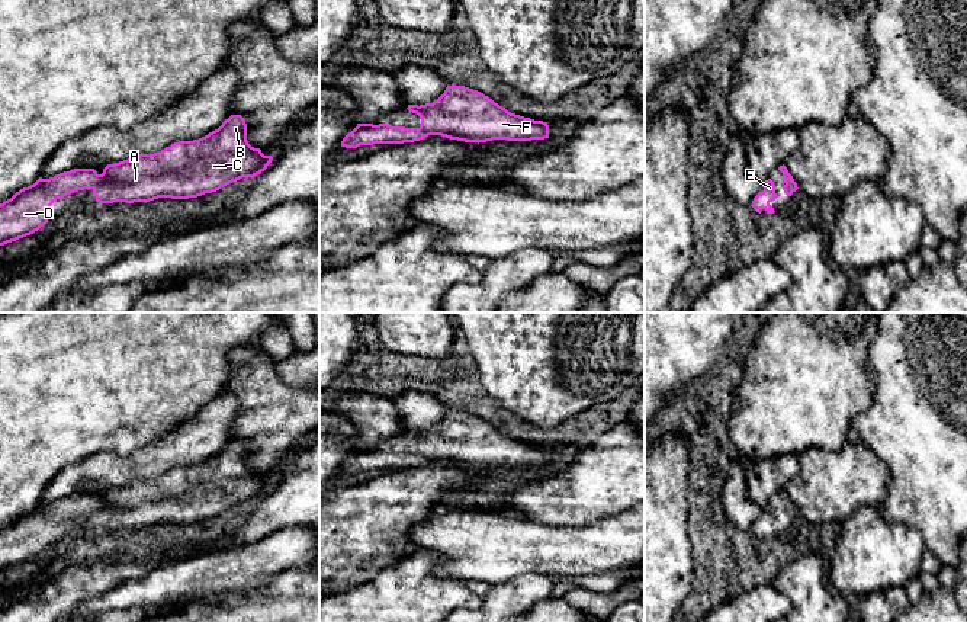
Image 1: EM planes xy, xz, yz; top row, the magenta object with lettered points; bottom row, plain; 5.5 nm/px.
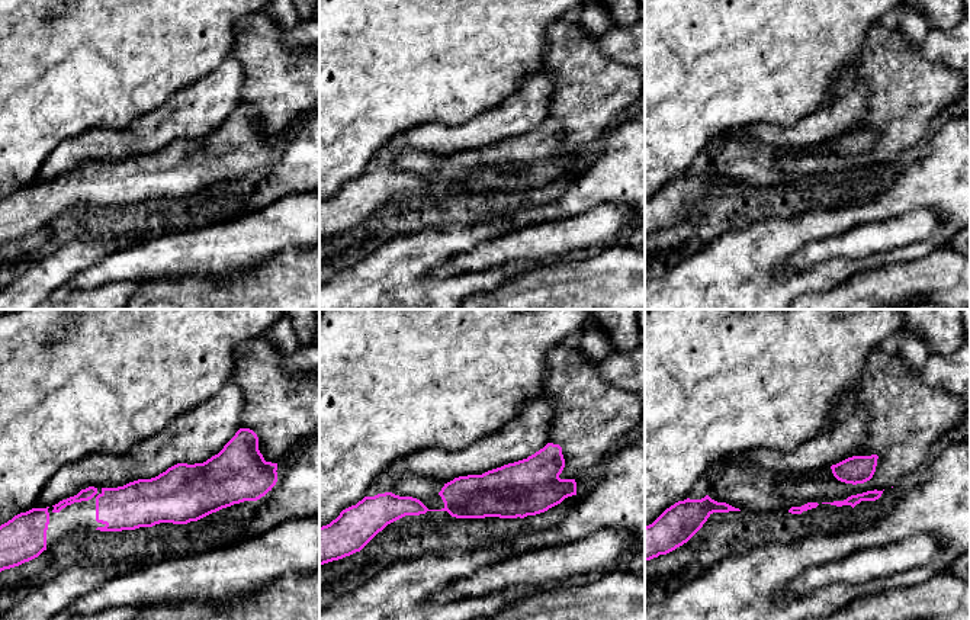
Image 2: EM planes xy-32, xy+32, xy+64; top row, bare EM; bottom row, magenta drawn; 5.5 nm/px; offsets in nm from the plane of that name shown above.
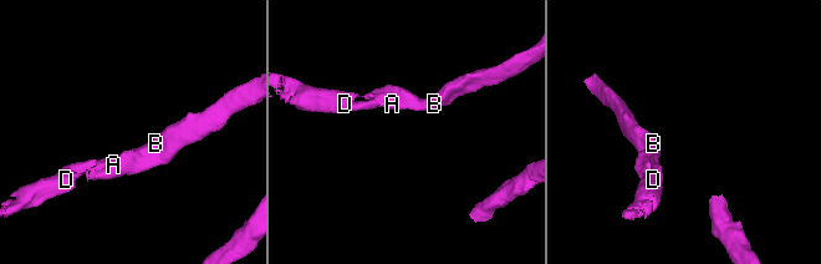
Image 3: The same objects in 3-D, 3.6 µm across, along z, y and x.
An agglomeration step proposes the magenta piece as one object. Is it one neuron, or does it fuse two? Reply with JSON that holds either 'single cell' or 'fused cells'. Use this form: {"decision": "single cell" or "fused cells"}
{"decision": "single cell"}

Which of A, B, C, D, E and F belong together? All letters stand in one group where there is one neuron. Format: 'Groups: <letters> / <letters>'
Groups: A B C D E F

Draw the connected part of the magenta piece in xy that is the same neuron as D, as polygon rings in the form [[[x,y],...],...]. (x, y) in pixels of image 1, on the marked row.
[[[231,115],[208,135],[193,141],[179,141],[154,154],[138,154],[107,164],[99,174],[94,169],[74,169],[49,179],[39,177],[0,203],[0,246],[33,234],[48,222],[51,205],[78,190],[91,189],[100,203],[150,202],[158,198],[189,199],[212,193],[242,177],[254,177],[272,163],[247,141],[247,124],[241,115]]]

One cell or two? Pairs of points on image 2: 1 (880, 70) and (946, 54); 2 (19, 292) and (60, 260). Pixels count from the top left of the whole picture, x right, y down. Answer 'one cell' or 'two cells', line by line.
1: two cells
2: one cell

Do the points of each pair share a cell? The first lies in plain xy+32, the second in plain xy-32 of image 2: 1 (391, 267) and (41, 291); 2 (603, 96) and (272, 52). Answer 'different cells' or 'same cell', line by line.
1: same cell
2: same cell

